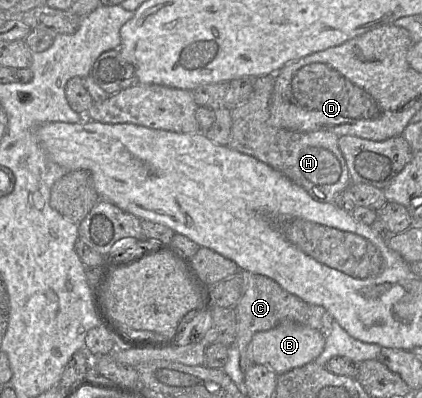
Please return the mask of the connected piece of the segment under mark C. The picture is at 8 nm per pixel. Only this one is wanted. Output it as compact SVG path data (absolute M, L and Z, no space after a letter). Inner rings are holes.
M241 271L241 276L244 280L244 293L234 307L237 323L235 344L240 352L240 369L244 373L255 364L247 355L247 347L257 332L272 329L283 322L294 322L316 329L326 337L330 333L334 319L324 307L303 301L267 276L249 271Z

